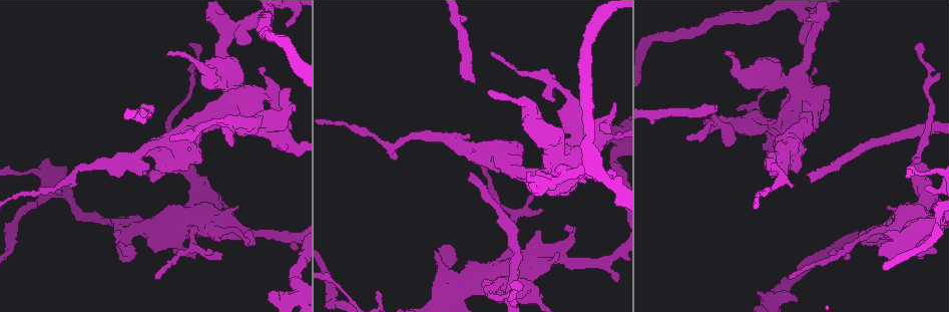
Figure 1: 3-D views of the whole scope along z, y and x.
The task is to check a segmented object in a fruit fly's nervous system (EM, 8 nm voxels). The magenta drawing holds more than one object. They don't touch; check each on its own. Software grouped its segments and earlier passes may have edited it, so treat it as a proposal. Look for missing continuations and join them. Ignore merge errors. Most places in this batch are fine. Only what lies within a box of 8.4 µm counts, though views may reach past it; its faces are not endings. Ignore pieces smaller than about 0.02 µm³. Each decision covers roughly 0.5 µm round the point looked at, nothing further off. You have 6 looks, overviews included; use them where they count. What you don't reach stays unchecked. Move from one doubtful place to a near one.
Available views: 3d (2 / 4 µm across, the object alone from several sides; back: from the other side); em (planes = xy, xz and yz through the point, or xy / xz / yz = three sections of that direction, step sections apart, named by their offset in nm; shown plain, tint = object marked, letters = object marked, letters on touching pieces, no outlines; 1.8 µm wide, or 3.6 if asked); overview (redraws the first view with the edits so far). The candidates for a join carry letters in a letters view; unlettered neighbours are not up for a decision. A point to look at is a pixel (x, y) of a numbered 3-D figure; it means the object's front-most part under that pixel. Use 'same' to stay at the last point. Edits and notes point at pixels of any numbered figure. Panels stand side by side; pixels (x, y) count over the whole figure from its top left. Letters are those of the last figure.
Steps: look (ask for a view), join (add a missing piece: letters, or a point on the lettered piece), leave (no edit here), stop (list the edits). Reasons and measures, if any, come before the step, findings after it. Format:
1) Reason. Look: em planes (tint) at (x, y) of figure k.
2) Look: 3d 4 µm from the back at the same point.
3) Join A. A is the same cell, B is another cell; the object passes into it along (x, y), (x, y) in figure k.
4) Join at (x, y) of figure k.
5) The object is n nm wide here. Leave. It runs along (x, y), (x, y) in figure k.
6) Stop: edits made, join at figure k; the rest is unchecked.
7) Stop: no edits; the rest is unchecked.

Branch stops here. Look: 3d 2 µm at (149, 174) of figure 1.

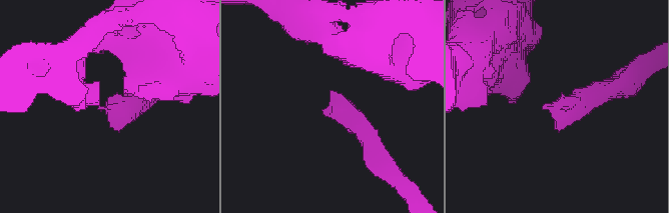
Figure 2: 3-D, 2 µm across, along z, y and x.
Look: em xz step 8 (letters) at (109, 104) of figure 2.

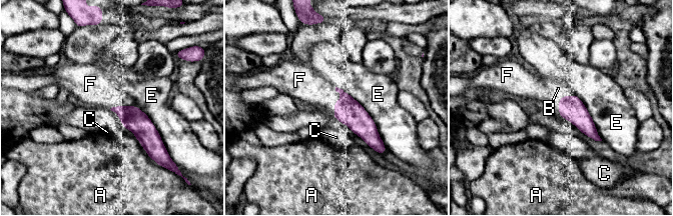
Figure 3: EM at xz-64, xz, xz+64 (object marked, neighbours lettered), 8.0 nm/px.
Join B. B is the same cell, A, C, E and F are other cells; the cell continues.

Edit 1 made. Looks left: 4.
Branch stops here. Look: em planes (letters) at (474, 81) of figure 1.

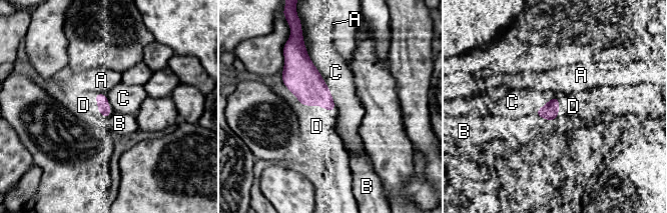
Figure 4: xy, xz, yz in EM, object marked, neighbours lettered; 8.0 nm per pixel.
Join D. D is the same cell, A, B and C are other cells; the cell continues.

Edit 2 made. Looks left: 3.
Look: 3d 2 µm from the back at (236, 232) of figure 1.

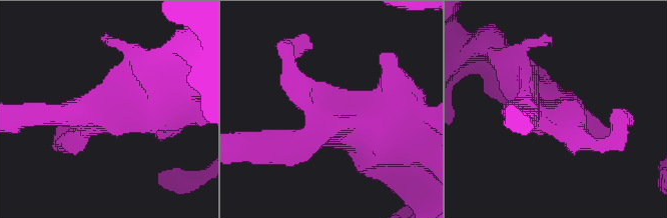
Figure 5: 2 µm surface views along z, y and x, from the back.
Look: em xz step 16 (letters) at (538, 120) of figure 5.

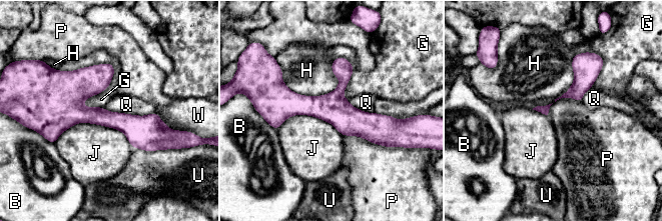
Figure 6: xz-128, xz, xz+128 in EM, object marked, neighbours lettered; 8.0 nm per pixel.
The object is 60 nm wide here. Leave. B, G, H, J, P, Q, U and W are other cells; it runs along (271, 107), (391, 123) in figure 6; no lettered piece goes on from it.

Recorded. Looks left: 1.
Stop: edits made, join at figure 3, join at figure 4; the rest is unchecked.

